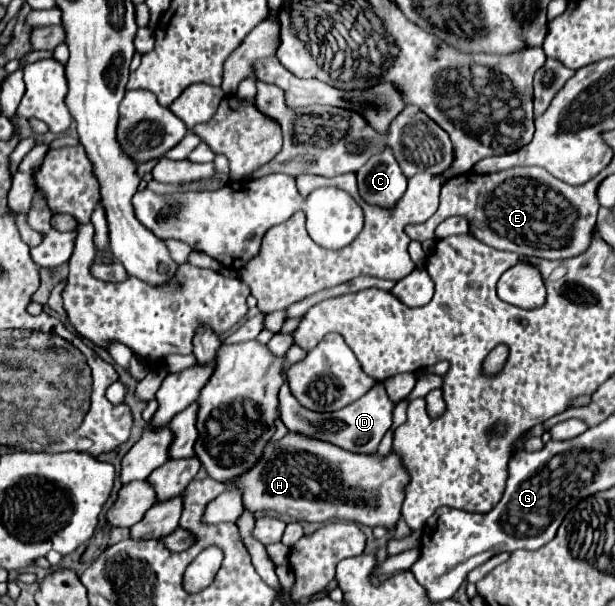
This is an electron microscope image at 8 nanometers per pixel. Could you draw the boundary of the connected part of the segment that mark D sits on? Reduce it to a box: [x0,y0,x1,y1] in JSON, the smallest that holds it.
[279,382,395,454]

